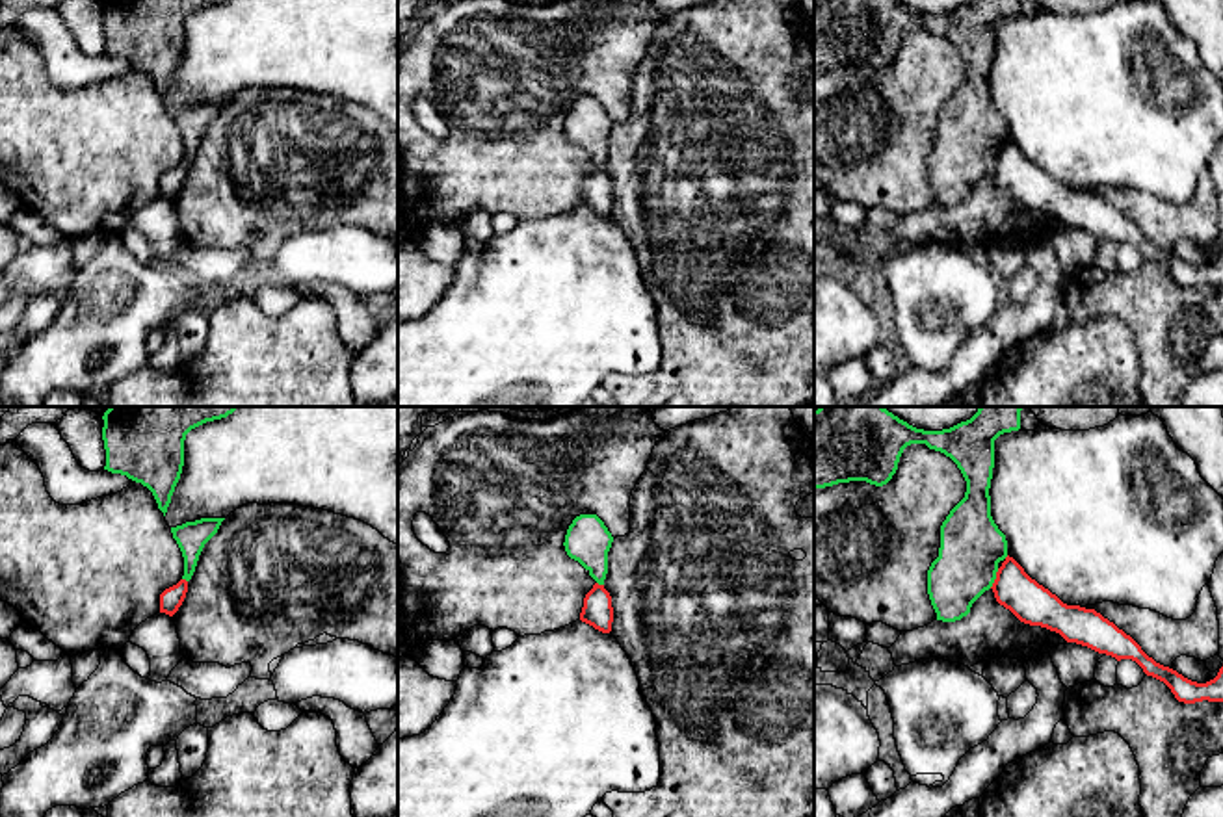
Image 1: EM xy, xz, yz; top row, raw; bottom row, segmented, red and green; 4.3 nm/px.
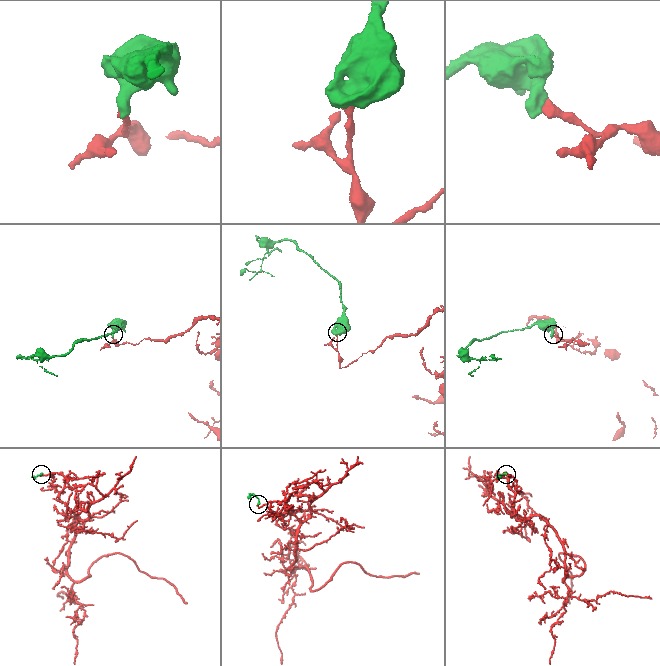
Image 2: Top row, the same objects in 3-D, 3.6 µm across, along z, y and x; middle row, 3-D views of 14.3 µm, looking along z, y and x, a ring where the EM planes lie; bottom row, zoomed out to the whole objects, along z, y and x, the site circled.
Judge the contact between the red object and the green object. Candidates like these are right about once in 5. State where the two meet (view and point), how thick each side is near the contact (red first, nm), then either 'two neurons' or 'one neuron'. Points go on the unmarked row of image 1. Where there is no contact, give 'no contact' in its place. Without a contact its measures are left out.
yz (997, 162) | 180/280 nm | two neurons

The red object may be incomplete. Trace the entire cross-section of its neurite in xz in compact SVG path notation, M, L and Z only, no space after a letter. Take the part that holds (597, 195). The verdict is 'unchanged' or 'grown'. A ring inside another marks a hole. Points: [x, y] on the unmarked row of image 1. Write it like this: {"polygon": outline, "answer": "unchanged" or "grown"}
{"polygon": "M595 167L593 173L585 178L580 204L602 217L612 215L613 191L612 180L604 169Z", "answer": "unchanged"}

